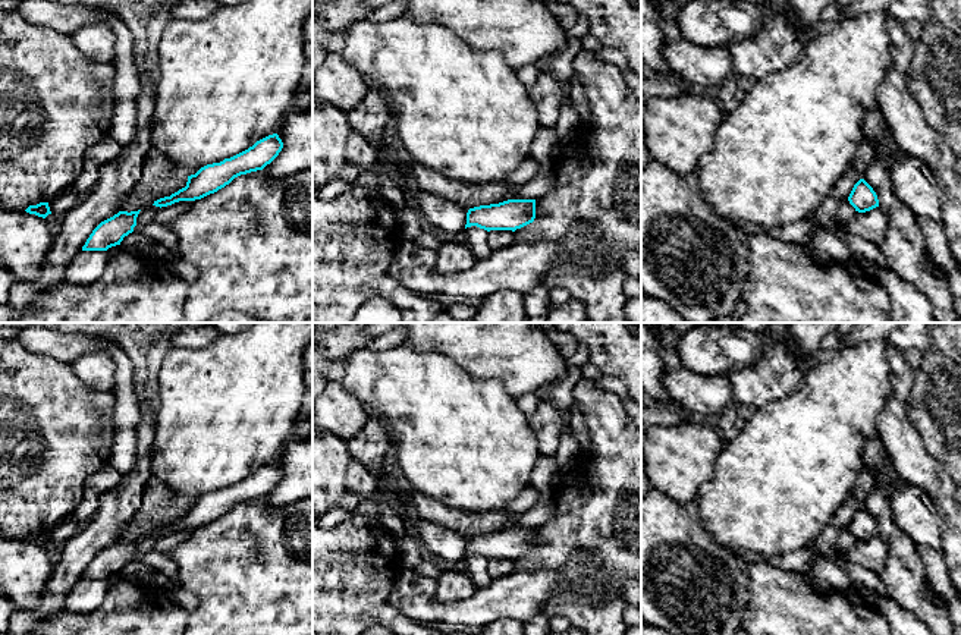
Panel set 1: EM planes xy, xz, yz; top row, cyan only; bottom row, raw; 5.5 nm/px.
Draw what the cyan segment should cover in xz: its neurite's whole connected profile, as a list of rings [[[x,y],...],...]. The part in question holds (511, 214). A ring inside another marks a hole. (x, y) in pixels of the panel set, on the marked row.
[[[508,199],[499,204],[480,205],[467,213],[467,227],[490,230],[521,229],[536,219],[536,199]]]

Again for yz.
[[[860,179],[854,185],[848,197],[848,201],[858,213],[866,213],[879,207],[879,199],[876,192],[864,179]]]

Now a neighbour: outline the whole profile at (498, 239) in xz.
[[[490,230],[487,242],[492,251],[506,248],[515,242],[515,232],[512,230]]]

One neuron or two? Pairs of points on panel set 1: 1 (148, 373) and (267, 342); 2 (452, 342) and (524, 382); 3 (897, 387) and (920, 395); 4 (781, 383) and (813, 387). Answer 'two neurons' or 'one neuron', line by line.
1: two neurons
2: one neuron
3: two neurons
4: two neurons

